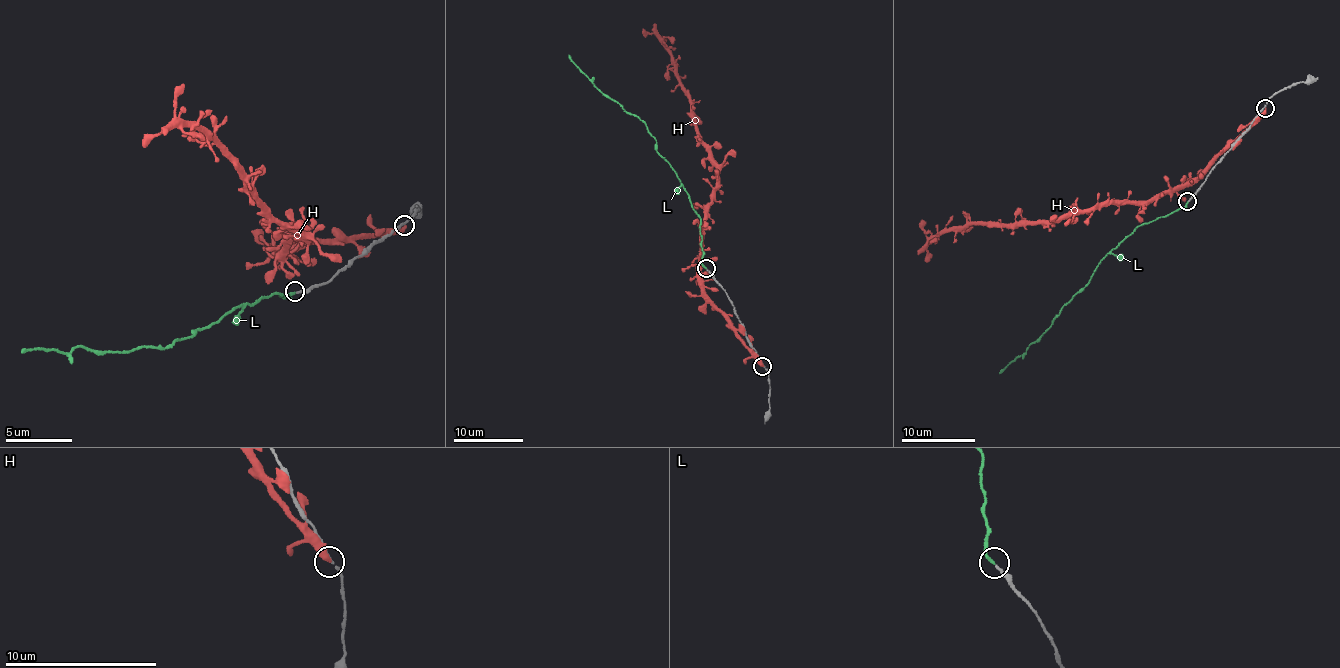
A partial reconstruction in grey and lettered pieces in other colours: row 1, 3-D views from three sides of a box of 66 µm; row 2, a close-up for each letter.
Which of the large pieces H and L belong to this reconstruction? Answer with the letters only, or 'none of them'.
L

